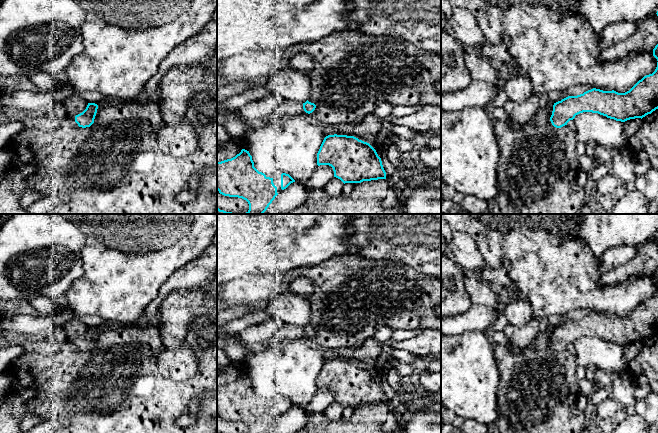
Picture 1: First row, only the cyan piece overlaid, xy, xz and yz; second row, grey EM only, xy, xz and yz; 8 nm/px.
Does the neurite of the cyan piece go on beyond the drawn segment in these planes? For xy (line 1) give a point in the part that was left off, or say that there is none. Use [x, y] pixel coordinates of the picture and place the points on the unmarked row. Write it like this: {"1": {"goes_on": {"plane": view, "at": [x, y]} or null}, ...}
{"1": {"goes_on": null}}

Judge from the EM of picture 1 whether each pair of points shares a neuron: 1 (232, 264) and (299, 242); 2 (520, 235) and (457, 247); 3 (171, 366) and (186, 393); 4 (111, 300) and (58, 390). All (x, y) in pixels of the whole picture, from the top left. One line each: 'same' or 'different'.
1: same
2: different
3: different
4: different

